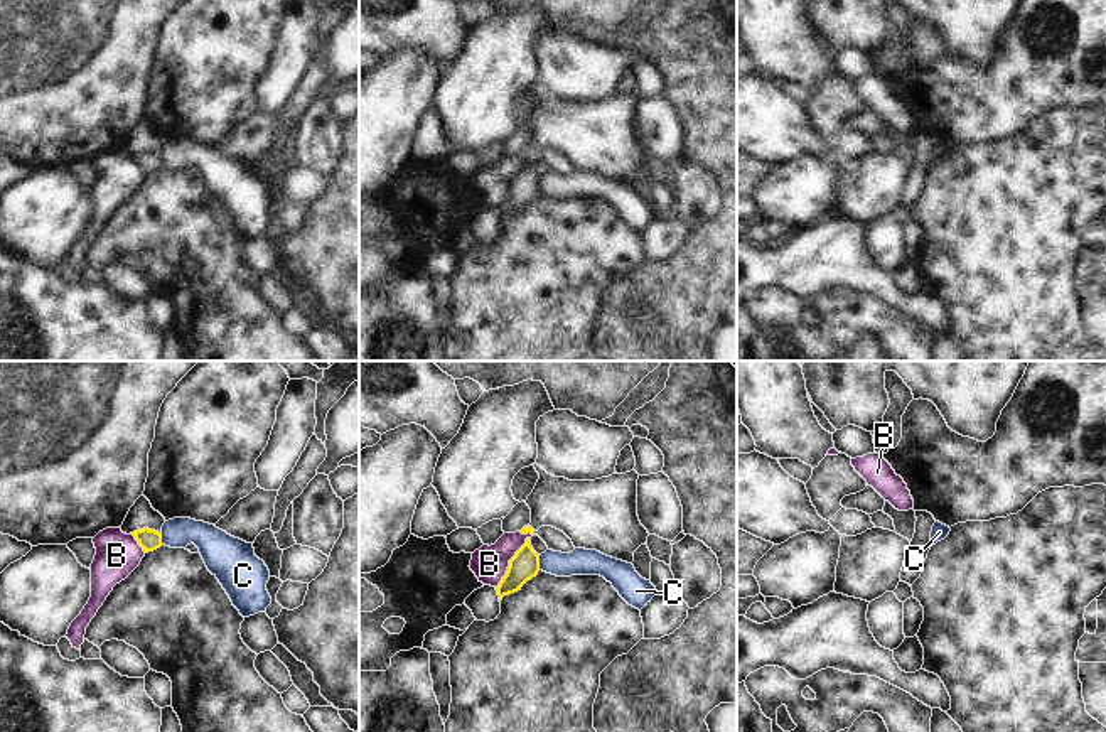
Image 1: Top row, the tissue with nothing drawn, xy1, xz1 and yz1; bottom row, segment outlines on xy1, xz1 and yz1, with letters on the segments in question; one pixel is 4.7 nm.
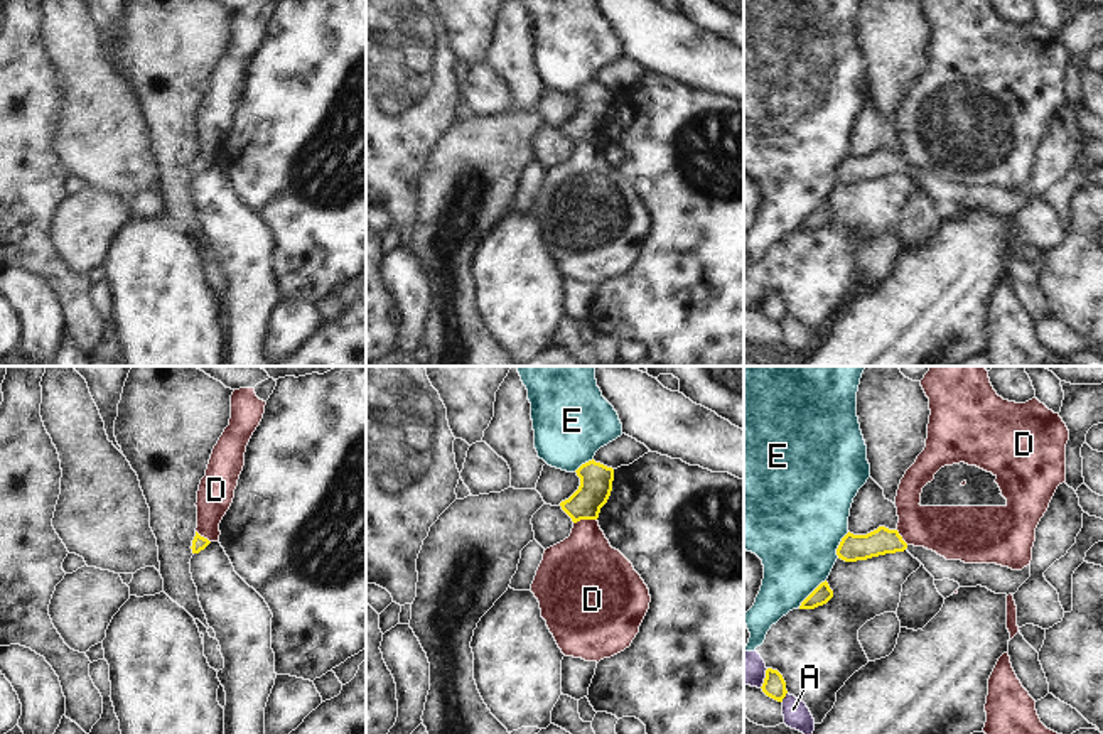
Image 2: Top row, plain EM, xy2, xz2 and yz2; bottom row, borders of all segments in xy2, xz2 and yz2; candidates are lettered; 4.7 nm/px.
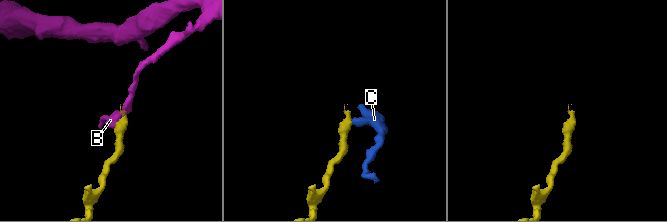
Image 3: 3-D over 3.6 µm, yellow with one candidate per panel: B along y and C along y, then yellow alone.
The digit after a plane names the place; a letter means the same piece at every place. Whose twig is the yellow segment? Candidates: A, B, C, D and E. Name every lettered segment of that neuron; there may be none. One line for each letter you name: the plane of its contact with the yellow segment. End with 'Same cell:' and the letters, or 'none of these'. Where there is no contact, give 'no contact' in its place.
Same cell: none of these

